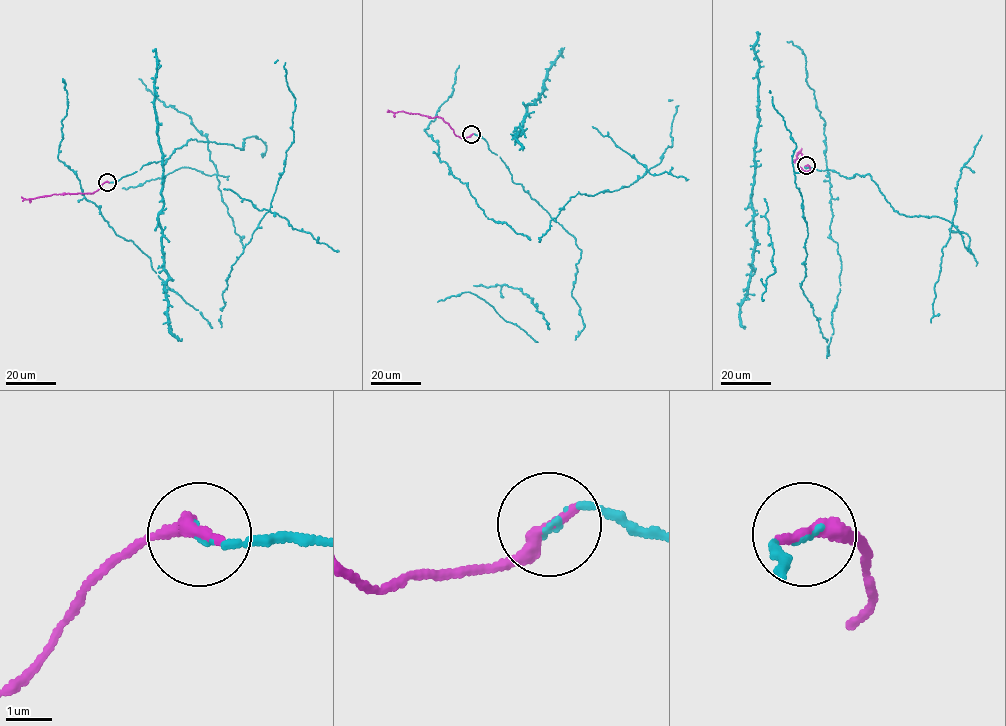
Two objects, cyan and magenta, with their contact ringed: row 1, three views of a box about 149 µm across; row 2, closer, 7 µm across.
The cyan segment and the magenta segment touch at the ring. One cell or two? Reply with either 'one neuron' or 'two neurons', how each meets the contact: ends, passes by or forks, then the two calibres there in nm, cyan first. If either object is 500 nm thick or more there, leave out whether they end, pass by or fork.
one neuron | cyan ends | magenta ends | 110/360 nm

